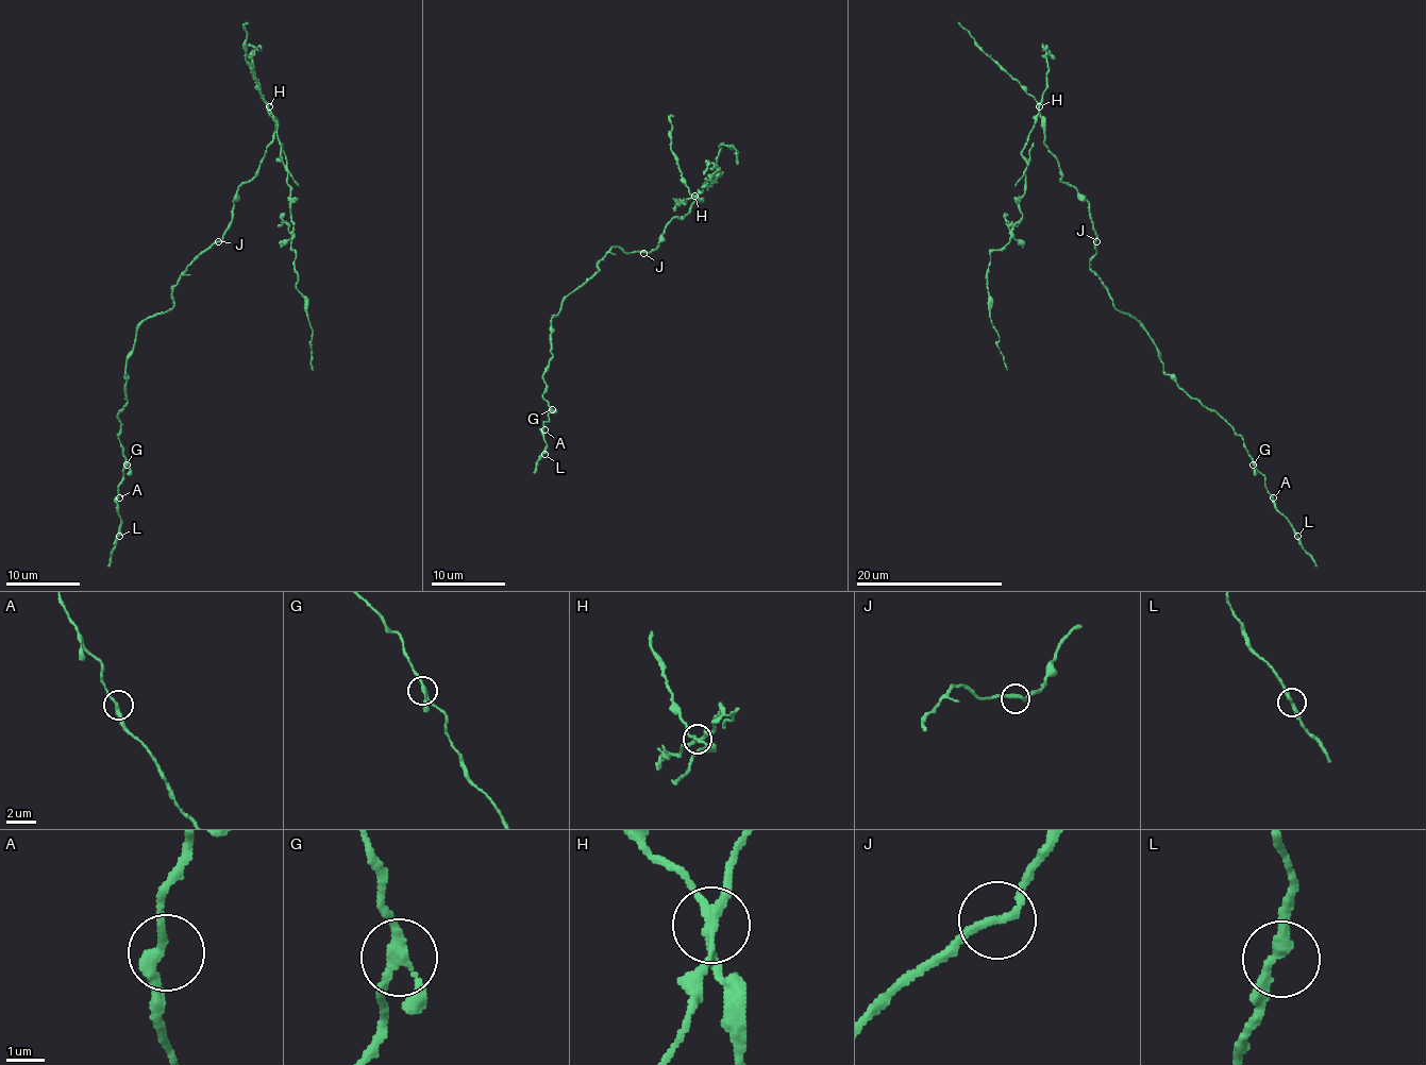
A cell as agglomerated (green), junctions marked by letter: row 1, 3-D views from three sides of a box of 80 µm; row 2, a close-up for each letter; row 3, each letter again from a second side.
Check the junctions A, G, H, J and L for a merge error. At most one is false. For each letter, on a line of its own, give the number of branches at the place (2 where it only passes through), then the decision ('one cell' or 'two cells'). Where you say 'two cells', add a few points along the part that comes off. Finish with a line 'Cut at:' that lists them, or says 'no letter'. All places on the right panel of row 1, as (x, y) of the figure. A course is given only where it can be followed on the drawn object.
A: 2 branches meet; one cell
G: 3 branches meet; one cell
H: 3 branches meet; two cells; foreign part runs (1039, 107), (1023, 151), (1023, 218), (1013, 236), (989, 254), (989, 319), (1006, 370)
J: 2 branches meet; one cell
L: 2 branches meet; one cell
Cut at: H

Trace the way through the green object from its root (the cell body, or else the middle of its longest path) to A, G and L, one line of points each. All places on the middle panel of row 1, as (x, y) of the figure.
A: (643, 251), (613, 246), (552, 319), (544, 429)
G: (643, 251), (613, 246), (552, 319), (552, 358), (542, 376), (552, 409)
L: (643, 251), (613, 246), (552, 319), (552, 358), (542, 376), (550, 407), (544, 454)

